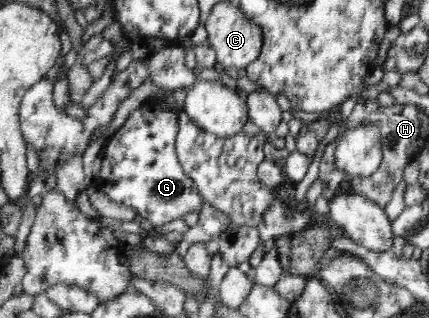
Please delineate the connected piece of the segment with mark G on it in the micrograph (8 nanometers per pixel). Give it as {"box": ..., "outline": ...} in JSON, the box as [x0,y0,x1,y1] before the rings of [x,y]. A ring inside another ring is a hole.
{"box":[95,107,206,229],"outline":[[[143,107],[133,111],[119,131],[109,138],[101,173],[95,181],[95,186],[101,188],[111,201],[134,208],[137,215],[149,219],[151,225],[158,229],[165,228],[167,223],[182,218],[189,212],[203,210],[206,205],[205,198],[198,192],[191,177],[187,176],[176,155],[176,138],[179,132],[177,120],[178,115],[171,111]]]}

